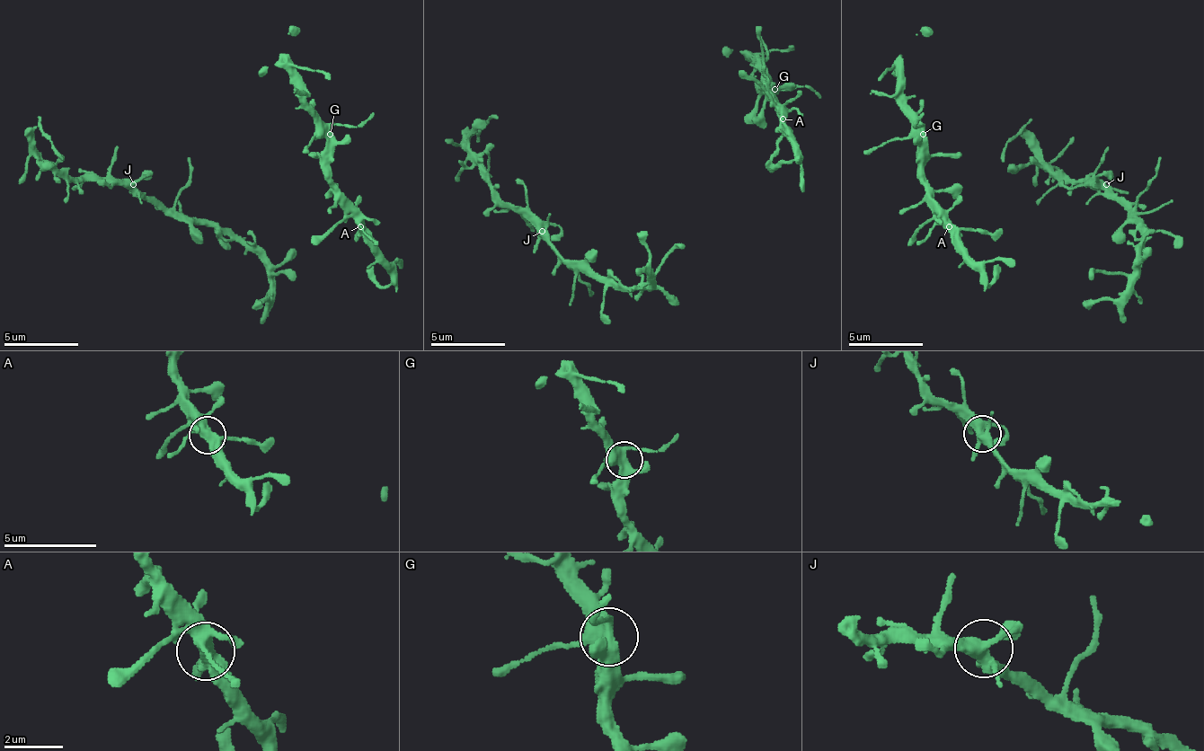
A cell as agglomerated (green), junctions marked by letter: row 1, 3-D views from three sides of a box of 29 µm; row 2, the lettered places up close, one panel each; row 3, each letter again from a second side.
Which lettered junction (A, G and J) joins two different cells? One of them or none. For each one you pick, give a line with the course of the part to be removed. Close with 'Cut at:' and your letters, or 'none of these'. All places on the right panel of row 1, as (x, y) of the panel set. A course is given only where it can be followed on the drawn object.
Cut at: none of these

